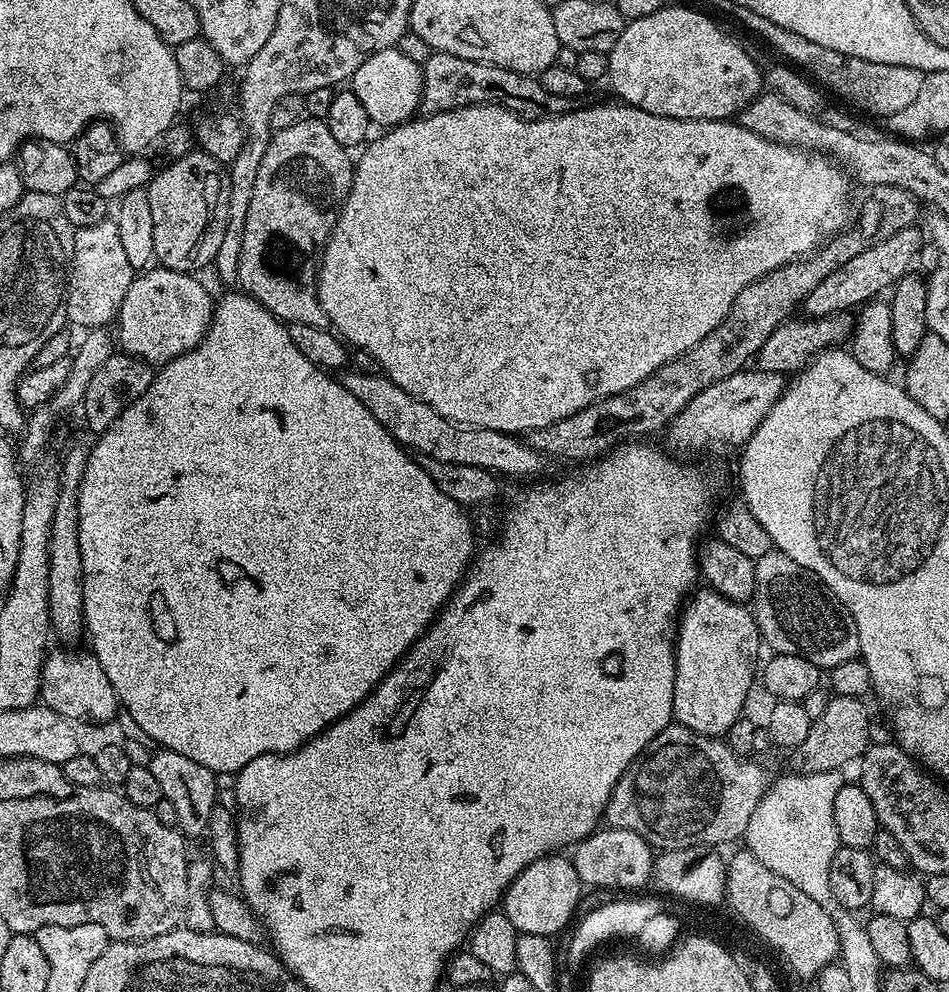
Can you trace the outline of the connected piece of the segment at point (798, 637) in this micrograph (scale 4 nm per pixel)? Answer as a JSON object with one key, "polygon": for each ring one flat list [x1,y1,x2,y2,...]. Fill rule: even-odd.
{"polygon":[[775,550,755,561,756,589,750,604,763,643,767,647,769,644,773,653,798,654,798,658,806,658,806,662,814,662,822,670,831,670,860,656,854,618,813,572,798,566,794,558]]}

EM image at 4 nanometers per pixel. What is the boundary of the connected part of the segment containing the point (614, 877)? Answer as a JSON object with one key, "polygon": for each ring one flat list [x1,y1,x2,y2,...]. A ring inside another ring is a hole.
{"polygon":[[601,827,575,845,570,859,578,870,581,885,592,888,640,888,654,876,654,849,634,830]]}

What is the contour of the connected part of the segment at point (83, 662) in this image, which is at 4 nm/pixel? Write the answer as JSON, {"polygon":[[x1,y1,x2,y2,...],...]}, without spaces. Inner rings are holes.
{"polygon":[[84,650,81,656,67,656,64,652,49,651,44,670,40,673,39,699,43,707,54,710,62,718,84,724,104,724,121,711,122,705,116,699,114,686,110,686,110,678,106,678,106,670,93,656,91,651]]}

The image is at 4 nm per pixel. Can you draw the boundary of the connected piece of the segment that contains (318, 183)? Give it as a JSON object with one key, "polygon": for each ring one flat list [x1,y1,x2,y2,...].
{"polygon":[[311,118,294,122,286,130,273,131,266,154,262,154,262,166,258,166,258,178,254,178,254,198,250,198,250,210,246,210,244,219,238,284,263,308,288,324,329,327,322,302,318,302,316,277,324,246,336,225,338,209,352,185,354,160,348,156,351,156,349,149,343,148,334,134,330,134,327,123]]}

